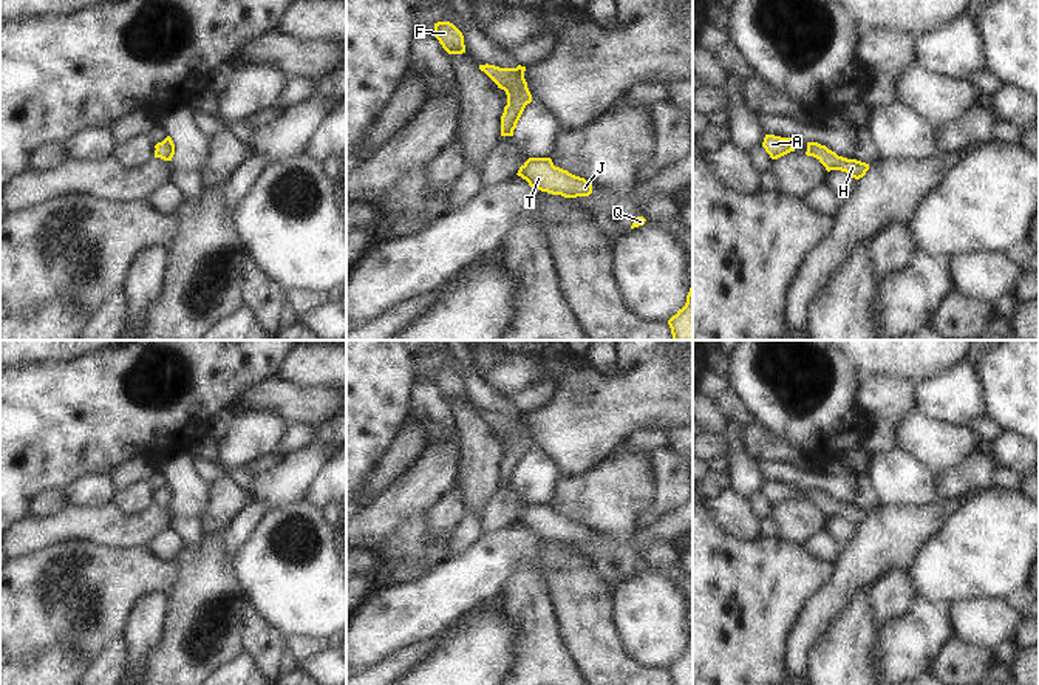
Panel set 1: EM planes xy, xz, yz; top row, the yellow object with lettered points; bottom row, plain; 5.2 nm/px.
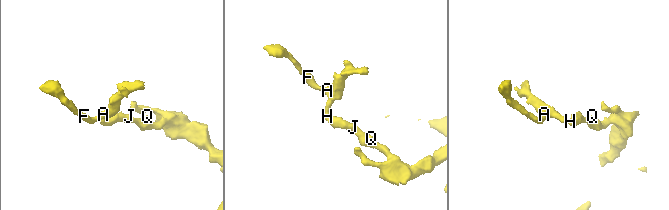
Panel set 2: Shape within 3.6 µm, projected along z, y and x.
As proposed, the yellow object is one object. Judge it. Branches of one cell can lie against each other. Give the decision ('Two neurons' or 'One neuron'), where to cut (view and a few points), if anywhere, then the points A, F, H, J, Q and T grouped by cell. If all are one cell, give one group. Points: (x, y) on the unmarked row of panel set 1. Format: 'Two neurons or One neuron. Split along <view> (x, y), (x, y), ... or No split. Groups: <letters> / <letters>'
One neuron. No split. Groups: A F H J Q T

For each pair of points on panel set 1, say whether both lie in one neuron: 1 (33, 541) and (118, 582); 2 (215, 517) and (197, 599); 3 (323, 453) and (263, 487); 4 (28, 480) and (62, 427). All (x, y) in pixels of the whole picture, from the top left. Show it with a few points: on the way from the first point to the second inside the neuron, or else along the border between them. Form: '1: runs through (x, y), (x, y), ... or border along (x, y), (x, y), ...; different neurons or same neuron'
1: border along (82, 540), (59, 541), (16, 558); different neurons
2: border along (204, 531), (221, 532); different neurons
3: runs through (308, 461), (279, 486); same neuron
4: runs through (28, 467), (28, 461), (50, 439); same neuron

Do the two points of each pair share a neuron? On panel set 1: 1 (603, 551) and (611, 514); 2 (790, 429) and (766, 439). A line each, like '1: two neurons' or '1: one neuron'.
1: two neurons
2: two neurons

